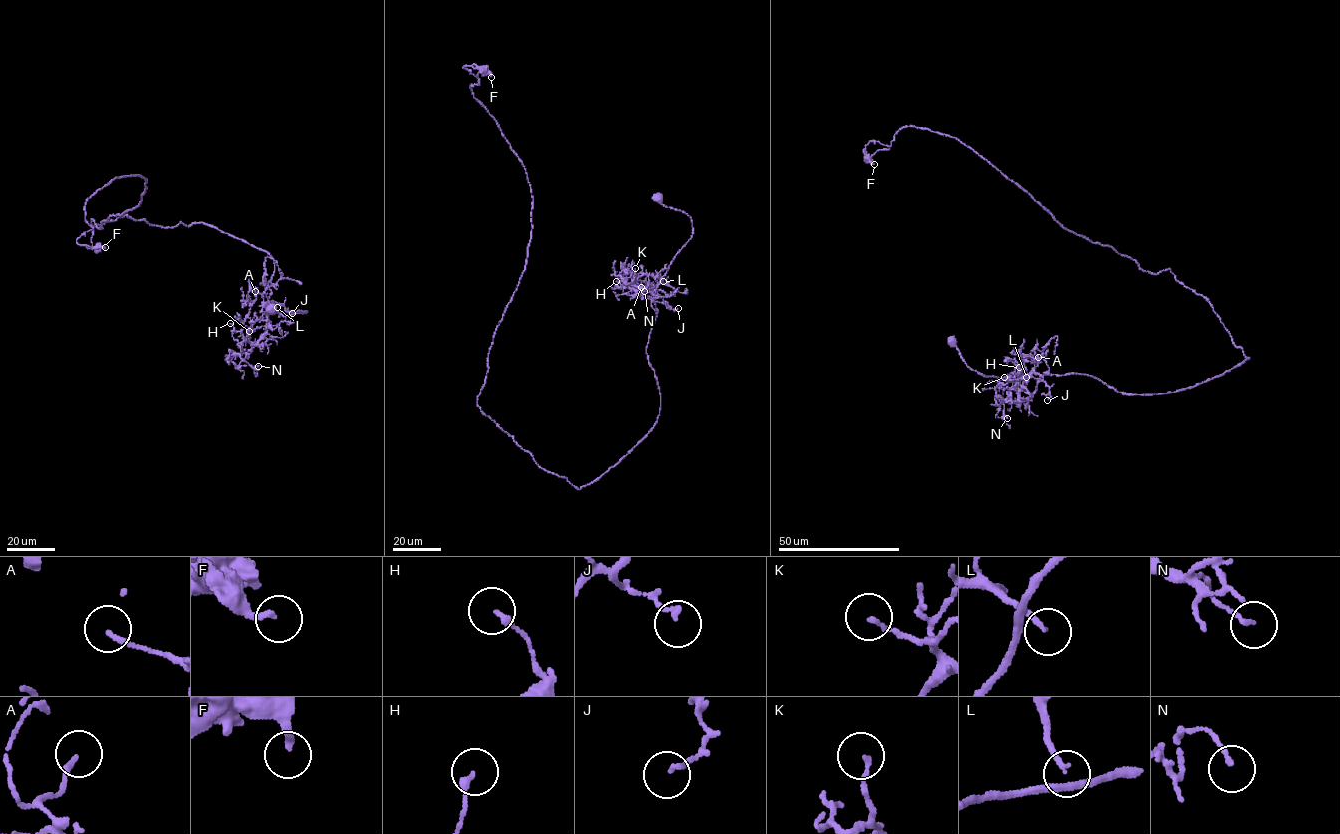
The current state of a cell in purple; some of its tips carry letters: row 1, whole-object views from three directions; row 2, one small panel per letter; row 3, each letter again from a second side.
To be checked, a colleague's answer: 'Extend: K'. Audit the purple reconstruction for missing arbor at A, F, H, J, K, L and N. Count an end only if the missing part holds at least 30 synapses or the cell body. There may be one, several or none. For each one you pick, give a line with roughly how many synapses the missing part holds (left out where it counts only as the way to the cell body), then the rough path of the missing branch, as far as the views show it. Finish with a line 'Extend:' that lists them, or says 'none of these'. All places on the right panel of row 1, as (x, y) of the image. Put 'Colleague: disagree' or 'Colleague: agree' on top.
Colleague: disagree
L: about 50 synapses; missing branch runs (1026, 377), (1046, 380), (1049, 385), (1043, 396), (1046, 394)
Extend: L

